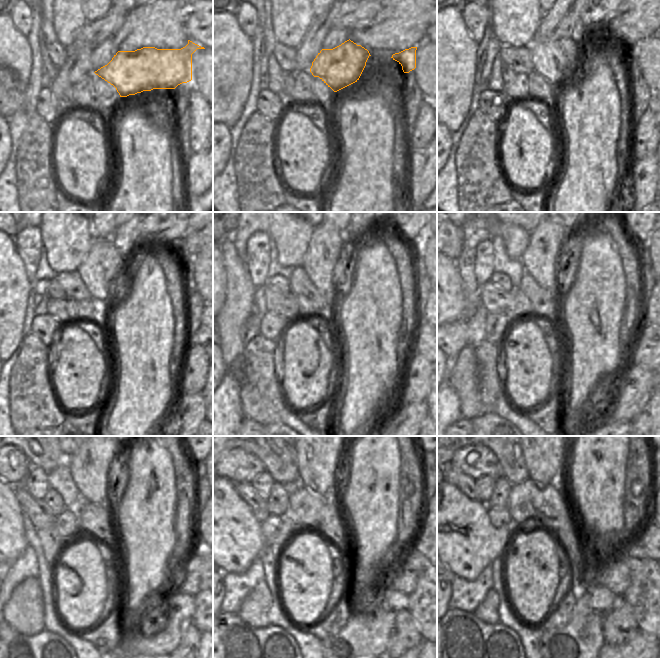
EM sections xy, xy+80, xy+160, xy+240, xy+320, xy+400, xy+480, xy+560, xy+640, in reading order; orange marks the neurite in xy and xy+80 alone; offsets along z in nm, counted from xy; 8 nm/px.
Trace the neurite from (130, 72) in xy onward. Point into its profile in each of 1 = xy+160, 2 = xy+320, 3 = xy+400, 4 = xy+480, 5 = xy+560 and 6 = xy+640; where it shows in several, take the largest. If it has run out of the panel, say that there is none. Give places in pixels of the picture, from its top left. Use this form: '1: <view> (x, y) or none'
1: xy+160 (554, 59)
2: xy+320 (327, 243)
3: xy+400 (541, 256)
4: xy+480 (90, 466)
5: xy+560 (318, 456)
6: xy+640 (544, 456)

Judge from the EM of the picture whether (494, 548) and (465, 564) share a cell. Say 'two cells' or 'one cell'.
one cell

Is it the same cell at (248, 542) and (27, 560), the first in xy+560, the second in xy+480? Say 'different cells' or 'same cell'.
different cells

